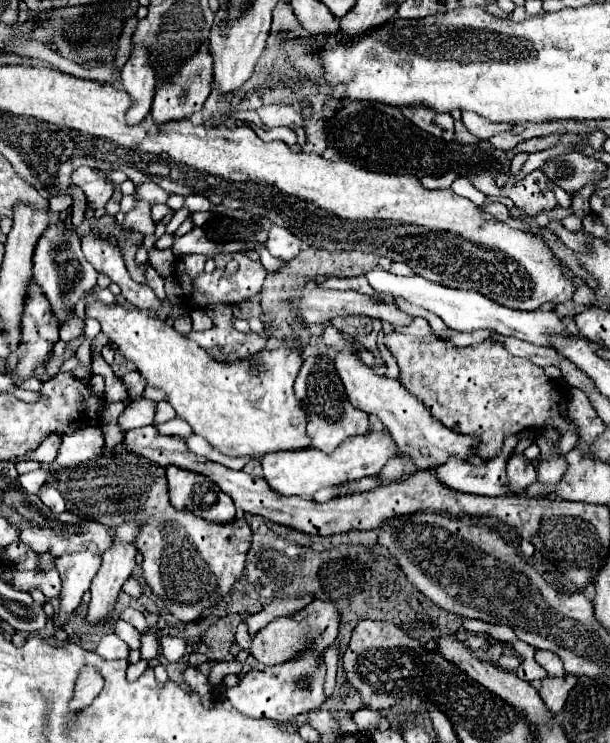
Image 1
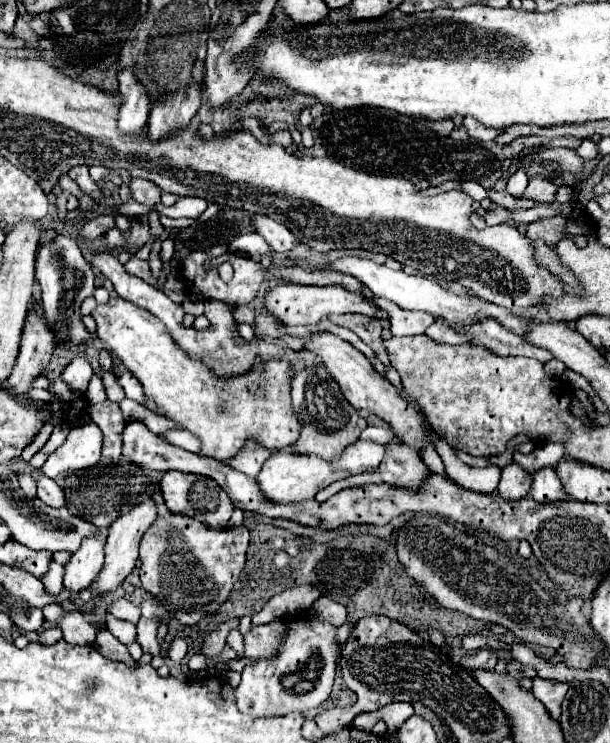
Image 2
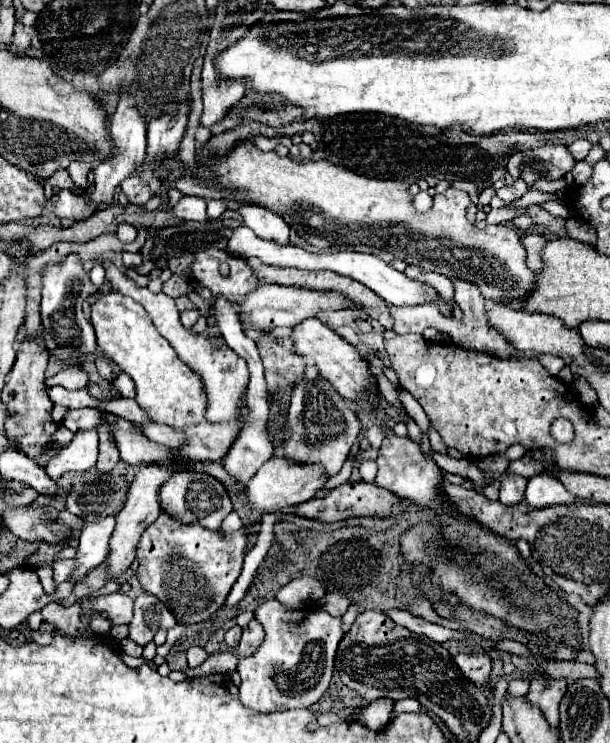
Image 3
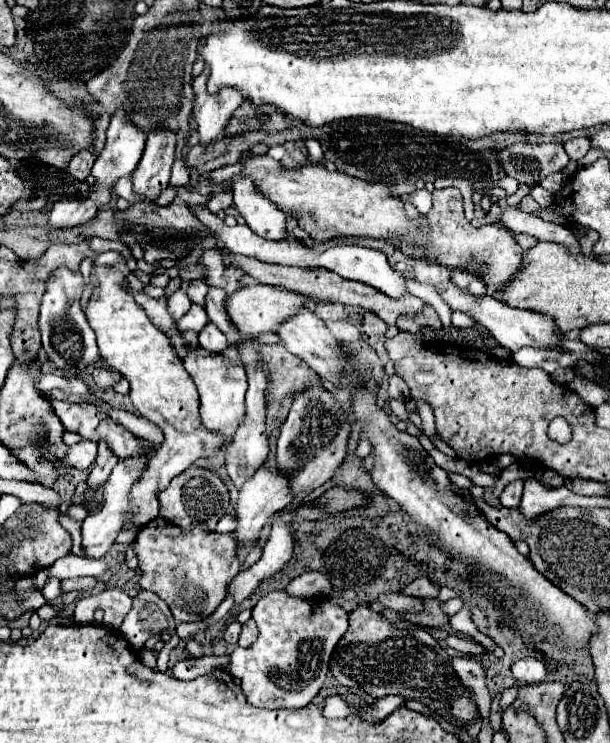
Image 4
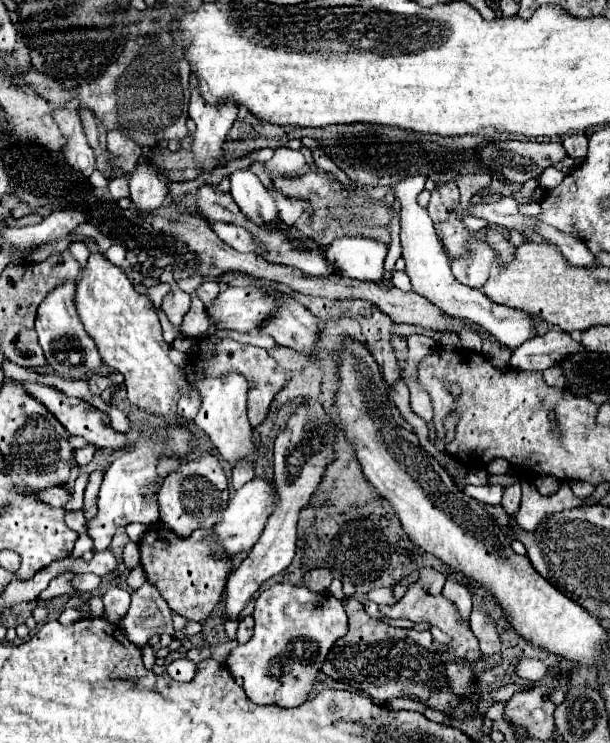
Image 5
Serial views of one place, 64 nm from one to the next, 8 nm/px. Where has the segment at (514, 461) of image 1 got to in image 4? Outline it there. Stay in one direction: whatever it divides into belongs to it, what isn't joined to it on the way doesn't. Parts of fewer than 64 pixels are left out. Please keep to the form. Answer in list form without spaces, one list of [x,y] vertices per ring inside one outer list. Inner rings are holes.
[[[514,480],[510,482],[502,494],[500,494],[500,502],[502,506],[506,508],[518,508],[520,506],[520,498],[522,498],[522,486],[524,486],[524,480]]]

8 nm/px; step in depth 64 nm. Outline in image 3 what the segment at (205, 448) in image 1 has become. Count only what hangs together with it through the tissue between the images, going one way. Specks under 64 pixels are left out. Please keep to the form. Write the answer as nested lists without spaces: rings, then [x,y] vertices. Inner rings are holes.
[[[146,424],[146,426],[142,426],[142,432],[150,440],[154,440],[158,444],[166,444],[170,448],[184,444],[184,438],[186,438],[182,432],[178,432],[174,428],[168,428],[168,426],[162,426],[162,424]]]

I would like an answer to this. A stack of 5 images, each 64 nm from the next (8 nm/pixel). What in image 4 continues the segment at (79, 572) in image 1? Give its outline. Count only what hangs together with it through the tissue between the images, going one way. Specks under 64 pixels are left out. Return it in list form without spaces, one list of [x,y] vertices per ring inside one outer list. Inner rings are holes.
[[[140,456],[140,458],[130,458],[130,460],[122,460],[114,466],[108,482],[104,484],[104,504],[102,504],[102,510],[90,514],[82,523],[82,550],[84,550],[84,558],[90,558],[90,560],[98,560],[102,558],[110,546],[114,544],[114,536],[118,534],[118,528],[122,528],[122,524],[126,522],[126,518],[130,516],[128,514],[128,492],[130,492],[130,486],[140,478],[140,474],[146,470],[146,464],[148,464],[148,458],[146,456]]]

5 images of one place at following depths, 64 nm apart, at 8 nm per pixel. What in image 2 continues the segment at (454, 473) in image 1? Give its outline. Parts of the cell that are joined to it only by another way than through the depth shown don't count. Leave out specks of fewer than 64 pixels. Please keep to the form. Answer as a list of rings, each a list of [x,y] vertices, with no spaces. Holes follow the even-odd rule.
[[[442,440],[436,442],[436,448],[442,454],[448,480],[452,480],[454,484],[458,484],[466,490],[480,492],[480,494],[494,494],[498,490],[502,468],[498,468],[498,466],[486,466],[486,468],[466,466],[464,462],[458,460],[458,456],[454,454],[454,448],[450,448],[450,444],[446,444]]]

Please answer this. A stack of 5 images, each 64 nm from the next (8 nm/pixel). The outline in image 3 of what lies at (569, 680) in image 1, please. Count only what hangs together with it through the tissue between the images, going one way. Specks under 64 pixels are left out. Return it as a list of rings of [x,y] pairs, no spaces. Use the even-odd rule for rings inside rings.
[[[534,678],[534,682],[530,684],[528,700],[542,708],[542,712],[544,712],[546,720],[550,720],[550,724],[558,726],[558,704],[560,704],[564,694],[566,694],[566,682],[564,680]]]

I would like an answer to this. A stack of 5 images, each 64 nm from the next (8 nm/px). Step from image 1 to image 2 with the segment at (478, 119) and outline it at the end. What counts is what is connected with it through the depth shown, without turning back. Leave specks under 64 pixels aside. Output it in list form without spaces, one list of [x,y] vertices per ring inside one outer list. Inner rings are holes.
[[[470,116],[464,118],[464,126],[466,126],[468,134],[476,140],[494,140],[502,132],[502,130],[496,130],[496,128],[486,128],[484,124],[480,124],[478,120],[474,120]]]

